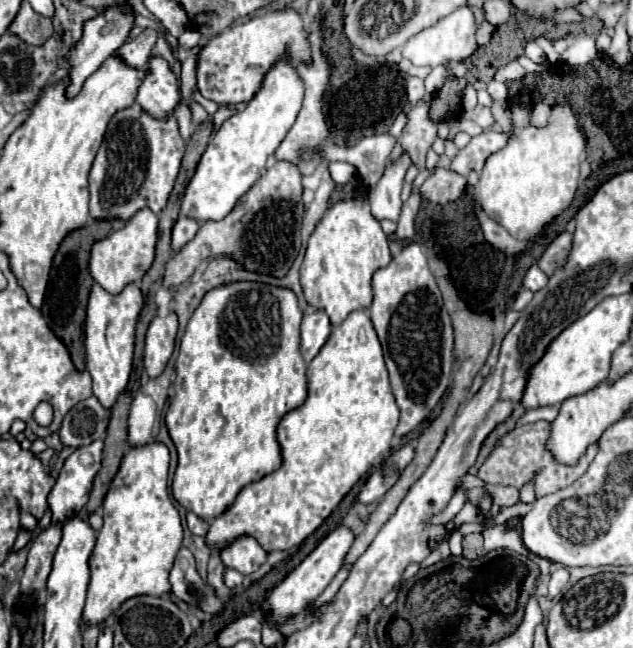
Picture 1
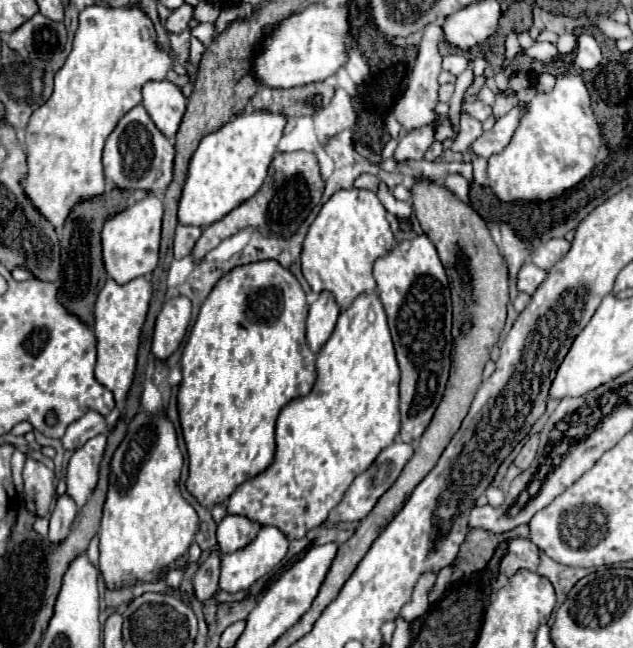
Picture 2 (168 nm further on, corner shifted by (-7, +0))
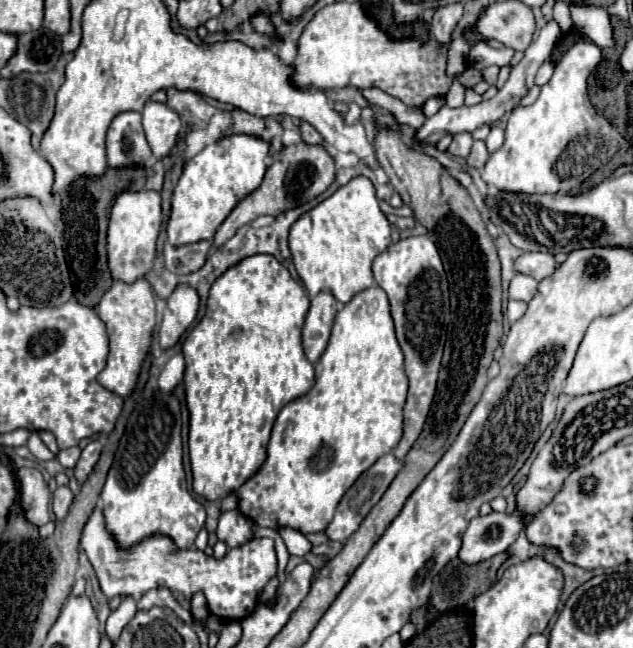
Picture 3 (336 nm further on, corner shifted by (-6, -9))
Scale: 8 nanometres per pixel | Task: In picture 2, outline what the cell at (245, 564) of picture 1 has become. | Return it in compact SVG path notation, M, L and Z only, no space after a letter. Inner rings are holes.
M225 515L221 525L217 527L217 543L221 553L233 553L249 545L257 537L259 529L261 525L257 525L255 521L249 521L247 517Z

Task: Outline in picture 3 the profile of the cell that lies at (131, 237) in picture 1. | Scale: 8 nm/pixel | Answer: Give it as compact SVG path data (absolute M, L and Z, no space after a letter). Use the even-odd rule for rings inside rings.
M122 192L118 194L108 224L108 268L114 280L132 284L144 278L152 266L156 256L156 238L162 224L160 212L160 194L158 192Z

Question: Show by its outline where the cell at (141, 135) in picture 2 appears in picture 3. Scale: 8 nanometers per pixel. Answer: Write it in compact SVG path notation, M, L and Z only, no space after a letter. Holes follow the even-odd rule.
M122 112L112 120L106 136L106 154L110 168L142 168L152 160L140 112Z

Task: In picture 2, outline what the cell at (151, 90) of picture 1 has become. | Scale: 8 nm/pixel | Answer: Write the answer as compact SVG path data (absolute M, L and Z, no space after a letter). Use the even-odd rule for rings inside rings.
M149 81L143 87L143 105L165 137L173 141L183 119L187 99L171 81Z

